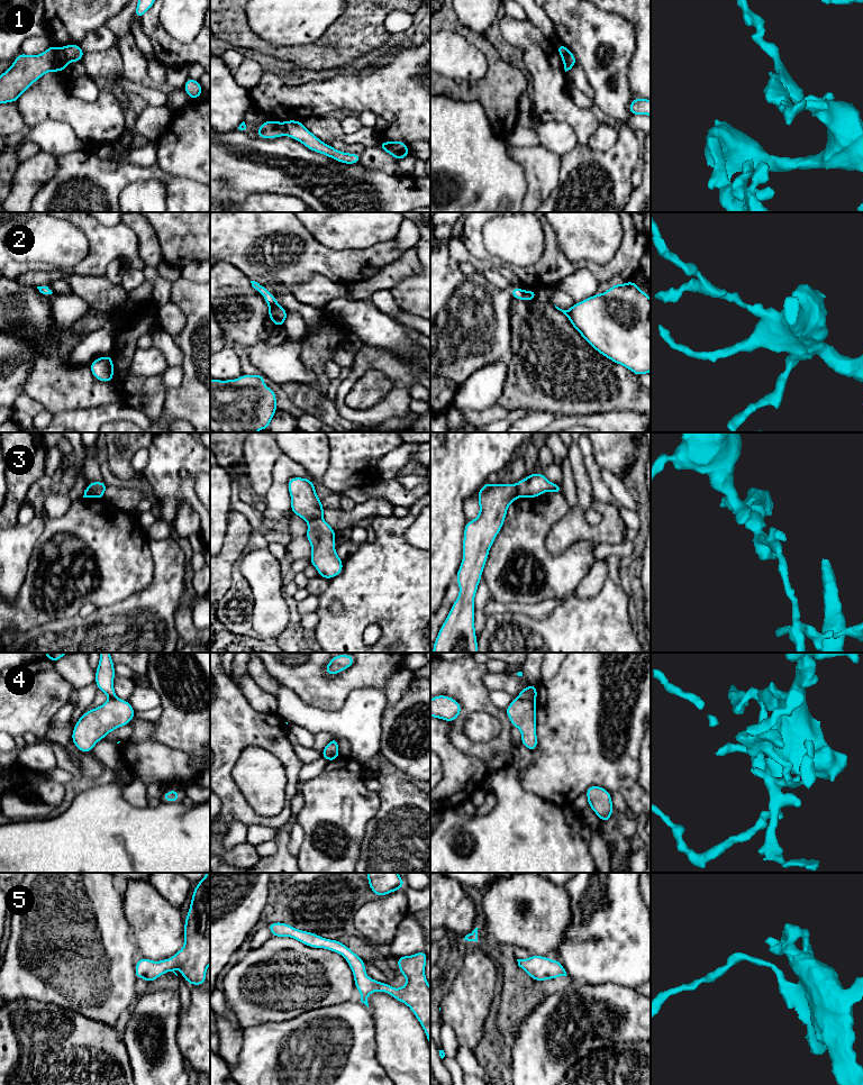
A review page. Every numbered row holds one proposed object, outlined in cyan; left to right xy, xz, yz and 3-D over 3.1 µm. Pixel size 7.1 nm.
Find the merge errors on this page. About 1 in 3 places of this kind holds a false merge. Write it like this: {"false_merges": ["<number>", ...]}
{"false_merges": ["1", "3", "4"]}

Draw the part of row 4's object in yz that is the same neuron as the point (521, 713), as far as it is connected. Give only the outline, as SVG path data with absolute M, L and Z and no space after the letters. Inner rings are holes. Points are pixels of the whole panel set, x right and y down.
M515 698L505 712L512 727L521 732L521 744L529 750L537 750L536 705L535 702Z

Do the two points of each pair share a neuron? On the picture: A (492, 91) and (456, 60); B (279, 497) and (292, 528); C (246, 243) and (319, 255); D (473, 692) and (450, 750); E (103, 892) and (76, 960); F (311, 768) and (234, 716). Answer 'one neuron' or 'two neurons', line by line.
A: two neurons
B: two neurons
C: one neuron
D: two neurons
E: one neuron
F: two neurons

